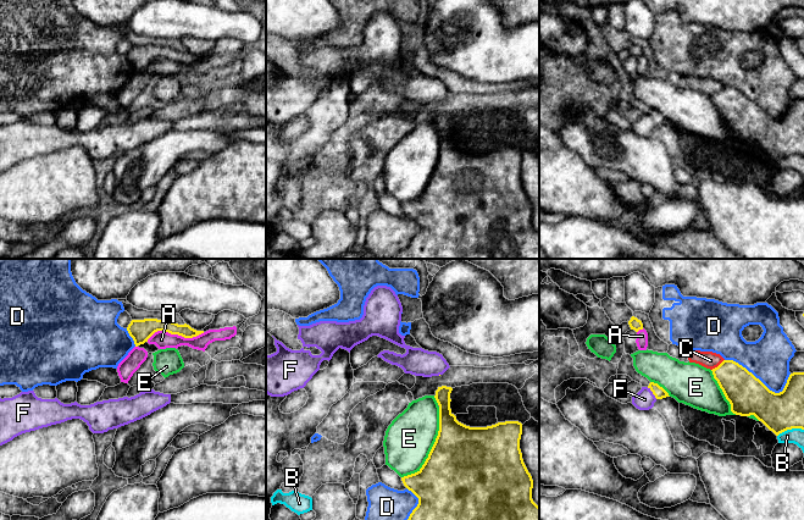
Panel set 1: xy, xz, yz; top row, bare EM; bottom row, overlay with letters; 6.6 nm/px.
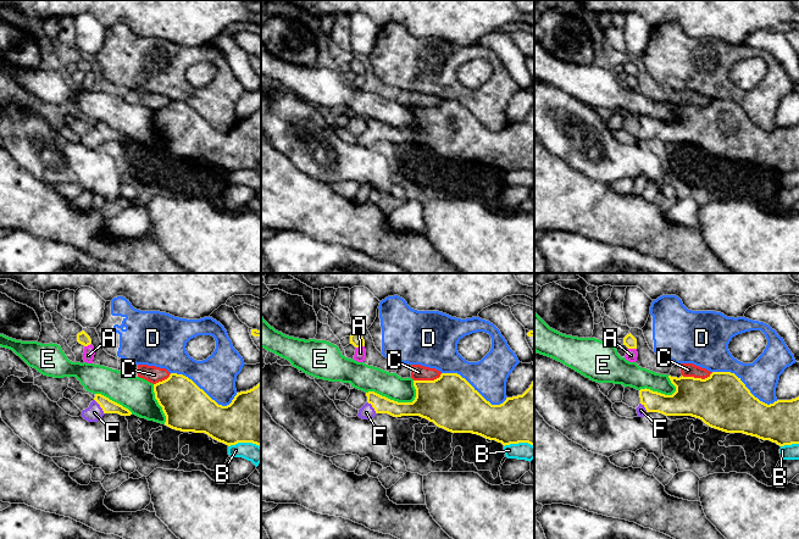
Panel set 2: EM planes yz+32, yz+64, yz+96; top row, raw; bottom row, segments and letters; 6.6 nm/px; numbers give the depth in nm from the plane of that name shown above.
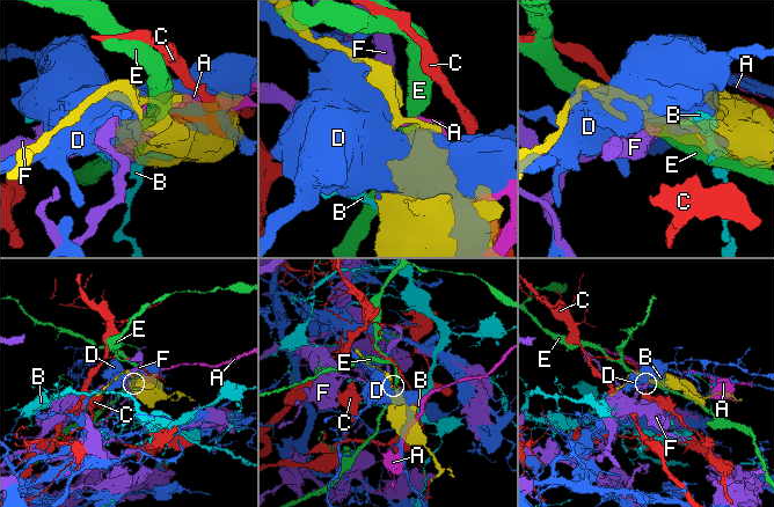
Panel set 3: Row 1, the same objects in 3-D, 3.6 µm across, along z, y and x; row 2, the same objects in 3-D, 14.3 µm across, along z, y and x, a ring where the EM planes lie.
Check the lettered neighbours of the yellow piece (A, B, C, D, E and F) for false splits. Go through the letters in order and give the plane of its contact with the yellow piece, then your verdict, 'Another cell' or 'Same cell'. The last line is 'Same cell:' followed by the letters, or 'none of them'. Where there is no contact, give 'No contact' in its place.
A: Touches yellow in xy. Another cell
B: Touches yellow in yz. Another cell
C: Touches yellow in yz. Another cell
D: Touches yellow in yz. Another cell
E: Touches yellow in xz. Another cell
F: Touches yellow in yz. Same cell
Same cell: F

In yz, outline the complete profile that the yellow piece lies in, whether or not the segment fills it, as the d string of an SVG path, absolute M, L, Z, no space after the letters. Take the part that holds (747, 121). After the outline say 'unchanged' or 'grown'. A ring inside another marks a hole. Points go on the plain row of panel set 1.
M723 87L711 98L726 126L730 128L733 140L741 143L754 142L776 162L792 155L804 156L804 99L791 100L783 117L775 120L733 87Z; unchanged

